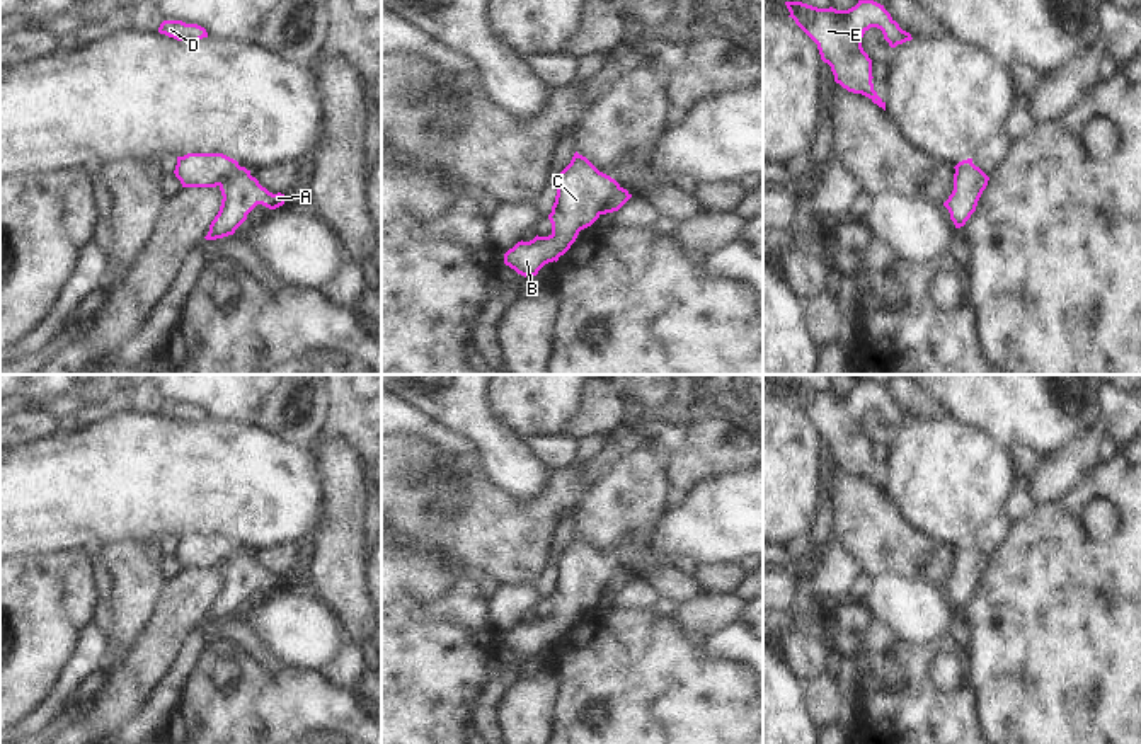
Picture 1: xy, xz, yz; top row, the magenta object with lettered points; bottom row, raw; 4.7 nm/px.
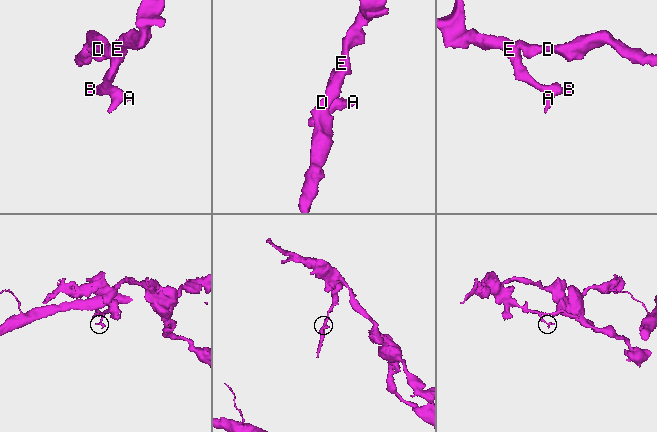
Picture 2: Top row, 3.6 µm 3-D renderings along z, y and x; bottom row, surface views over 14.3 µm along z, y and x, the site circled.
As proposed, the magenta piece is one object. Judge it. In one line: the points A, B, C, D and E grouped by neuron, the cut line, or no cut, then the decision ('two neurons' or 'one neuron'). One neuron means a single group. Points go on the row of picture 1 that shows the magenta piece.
A / B C D E; cut in xz along (619, 186), (600, 213); two neurons

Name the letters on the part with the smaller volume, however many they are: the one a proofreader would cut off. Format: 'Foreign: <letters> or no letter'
Foreign: A

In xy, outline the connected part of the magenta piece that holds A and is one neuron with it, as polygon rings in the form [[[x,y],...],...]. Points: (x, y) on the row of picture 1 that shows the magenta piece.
[[[240,165],[218,186],[223,199],[220,211],[204,237],[206,240],[233,235],[257,204],[269,209],[276,209],[284,204],[284,194],[269,192],[255,177],[250,175],[250,170]]]

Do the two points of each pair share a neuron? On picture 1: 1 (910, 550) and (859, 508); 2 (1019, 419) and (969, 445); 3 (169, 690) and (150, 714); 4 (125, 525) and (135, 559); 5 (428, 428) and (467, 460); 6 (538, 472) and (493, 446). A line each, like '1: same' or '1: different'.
1: same
2: different
3: same
4: different
5: same
6: same

